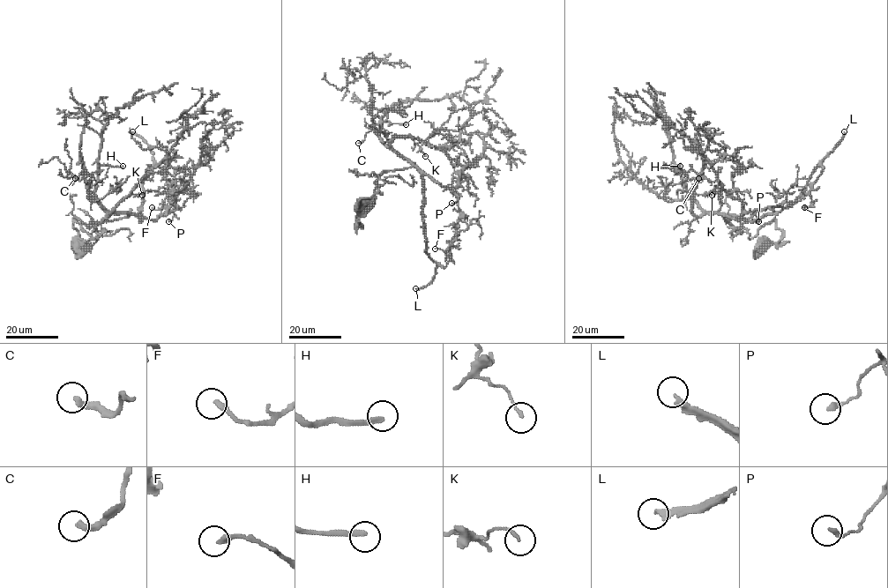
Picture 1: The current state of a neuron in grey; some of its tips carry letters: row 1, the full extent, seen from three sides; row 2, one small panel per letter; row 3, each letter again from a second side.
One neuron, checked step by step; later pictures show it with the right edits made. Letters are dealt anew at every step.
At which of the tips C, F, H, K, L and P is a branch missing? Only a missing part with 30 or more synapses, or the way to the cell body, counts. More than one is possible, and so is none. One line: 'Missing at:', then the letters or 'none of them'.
Missing at: H, L

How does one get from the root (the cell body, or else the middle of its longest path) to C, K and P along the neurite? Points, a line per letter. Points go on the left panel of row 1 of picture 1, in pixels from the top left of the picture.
C: (78, 243), (72, 221), (93, 238), (100, 222), (129, 214), (110, 213), (100, 204), (95, 173), (75, 178)
K: (78, 243), (72, 221), (94, 237), (100, 222), (129, 215), (108, 217), (120, 202), (130, 195), (142, 195)
P: (78, 243), (72, 221), (92, 238), (100, 222), (130, 215), (155, 219), (174, 212), (168, 221)

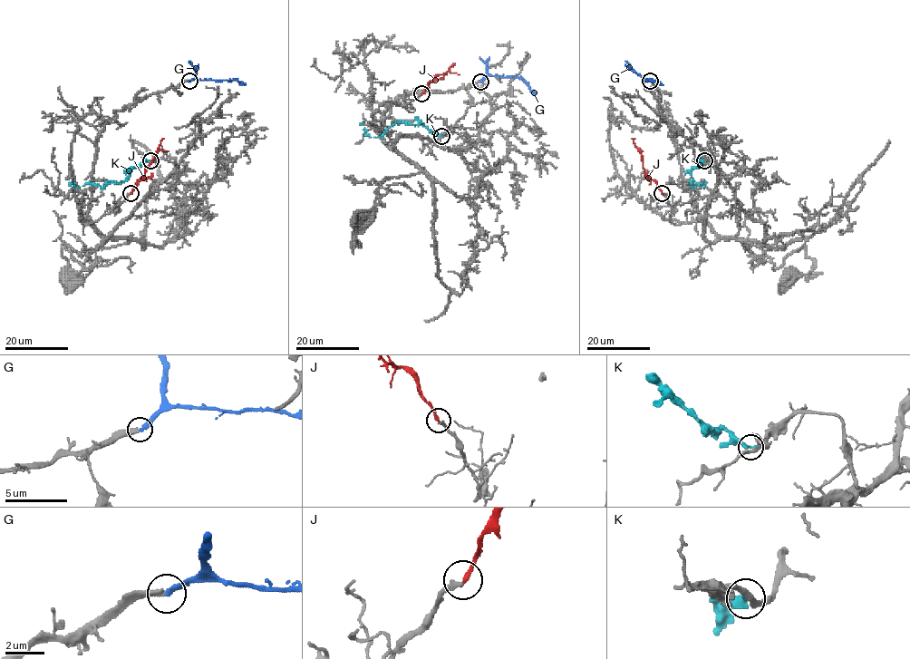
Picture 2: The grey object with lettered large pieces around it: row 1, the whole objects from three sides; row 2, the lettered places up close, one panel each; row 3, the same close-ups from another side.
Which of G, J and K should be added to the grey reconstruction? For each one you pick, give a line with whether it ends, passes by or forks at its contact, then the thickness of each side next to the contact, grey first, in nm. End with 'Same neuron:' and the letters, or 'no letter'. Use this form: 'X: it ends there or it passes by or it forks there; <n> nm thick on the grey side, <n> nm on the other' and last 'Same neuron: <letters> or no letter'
G: it ends there; 360 nm thick on the grey side, 280 nm on the other
Same neuron: G

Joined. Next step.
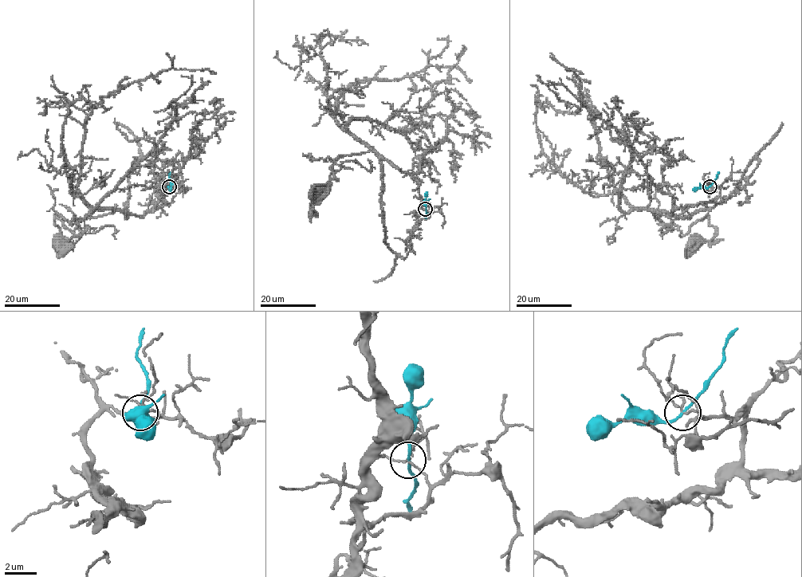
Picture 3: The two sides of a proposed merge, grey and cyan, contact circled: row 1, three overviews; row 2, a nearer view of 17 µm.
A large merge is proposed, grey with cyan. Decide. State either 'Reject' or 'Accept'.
Reject

